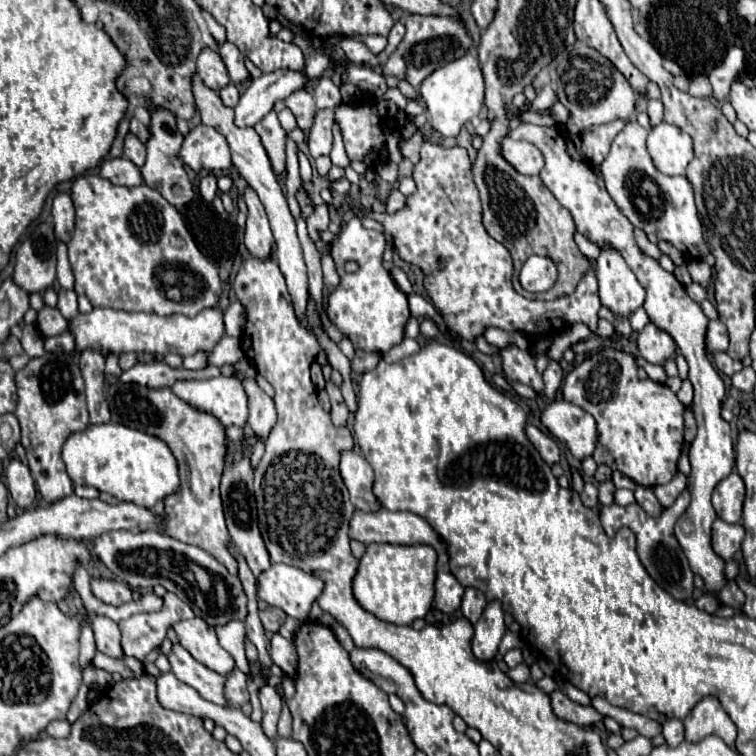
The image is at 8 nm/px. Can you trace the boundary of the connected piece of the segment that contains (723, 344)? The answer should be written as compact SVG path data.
M715 319L715 321L709 321L709 327L707 327L707 335L705 335L705 347L707 347L707 353L719 353L719 351L725 351L729 345L729 337L727 337L727 327Z

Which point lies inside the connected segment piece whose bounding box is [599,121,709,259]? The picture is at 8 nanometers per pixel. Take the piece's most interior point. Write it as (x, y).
(657, 203)

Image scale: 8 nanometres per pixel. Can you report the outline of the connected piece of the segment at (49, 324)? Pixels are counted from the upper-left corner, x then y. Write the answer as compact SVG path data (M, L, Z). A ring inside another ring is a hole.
M43 307L39 311L39 317L37 317L37 327L41 329L41 333L45 337L51 337L51 335L61 335L67 331L67 325L69 321L59 313L59 309L53 309L53 307Z

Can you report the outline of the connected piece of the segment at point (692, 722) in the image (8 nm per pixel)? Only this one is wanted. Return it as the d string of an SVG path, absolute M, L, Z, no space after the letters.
M703 697L691 713L685 717L685 739L695 743L701 741L707 735L721 737L729 747L733 747L737 737L737 727L729 719L729 715L723 711L717 697Z

